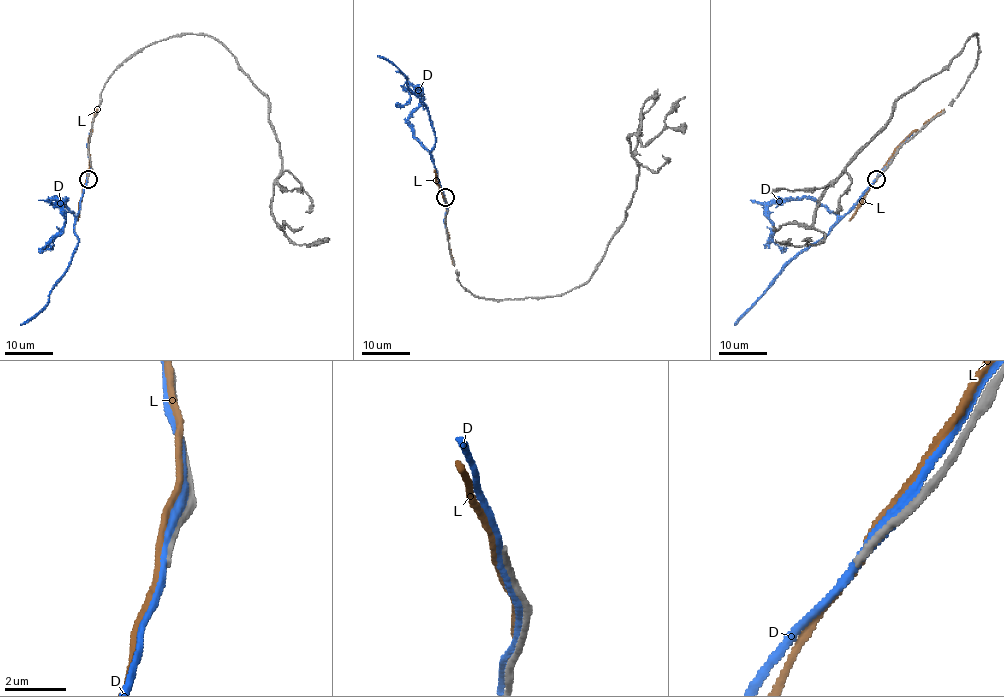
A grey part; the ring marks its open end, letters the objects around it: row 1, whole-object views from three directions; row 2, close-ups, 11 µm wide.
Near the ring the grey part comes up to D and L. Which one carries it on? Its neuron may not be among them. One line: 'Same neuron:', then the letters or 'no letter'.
Same neuron: no letter

